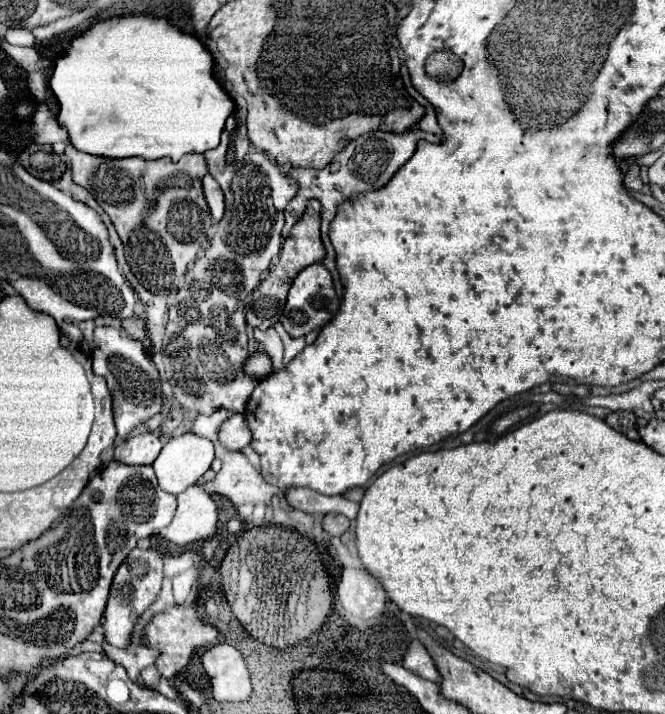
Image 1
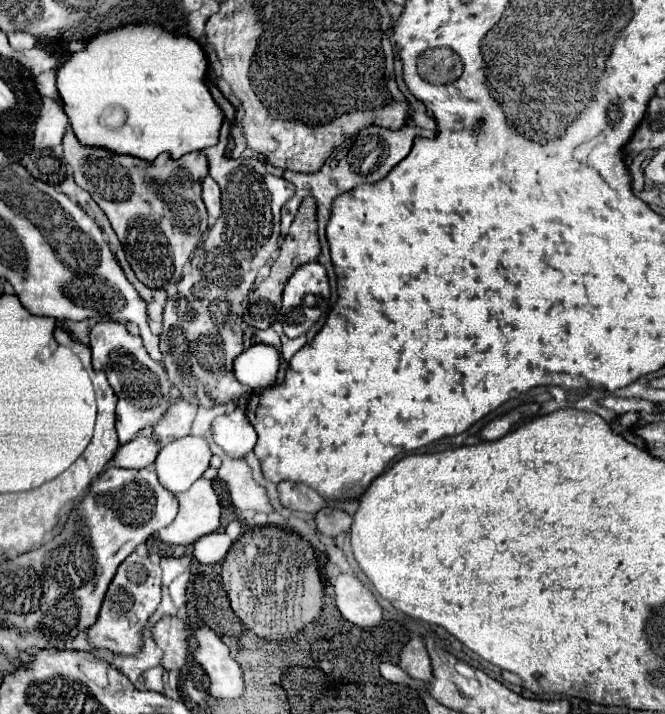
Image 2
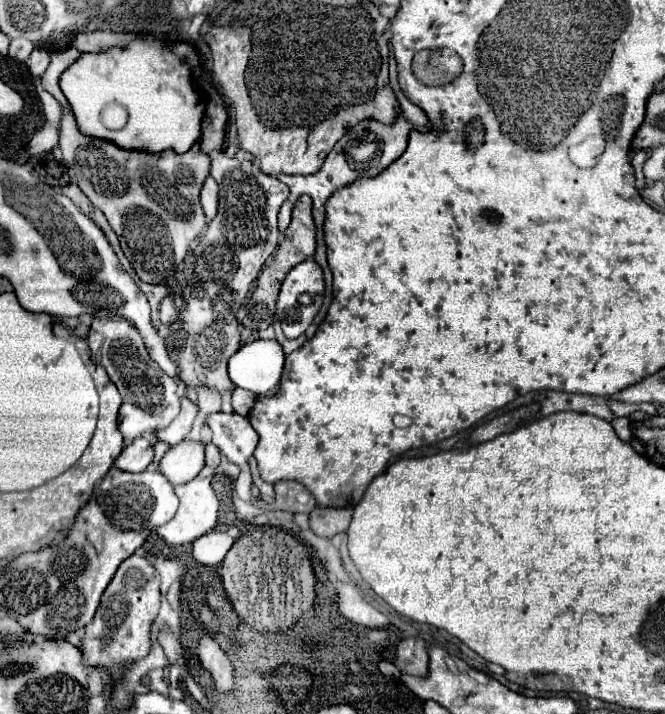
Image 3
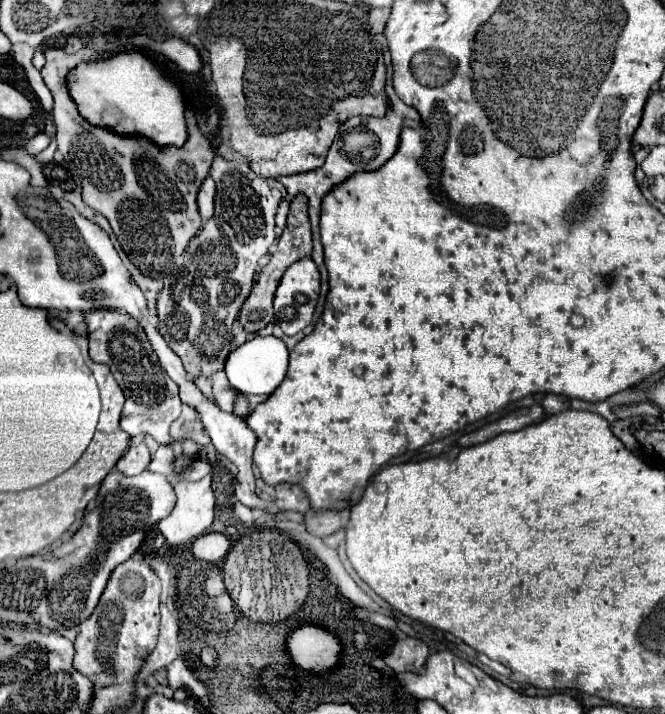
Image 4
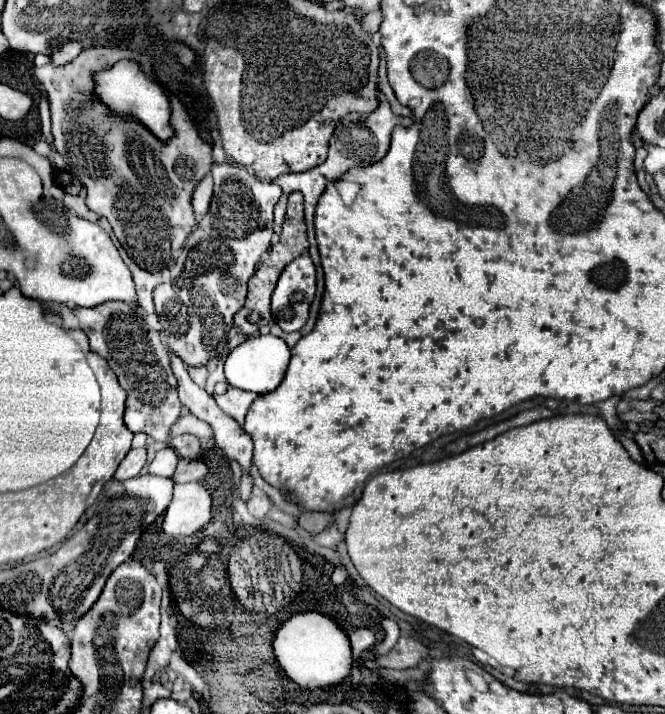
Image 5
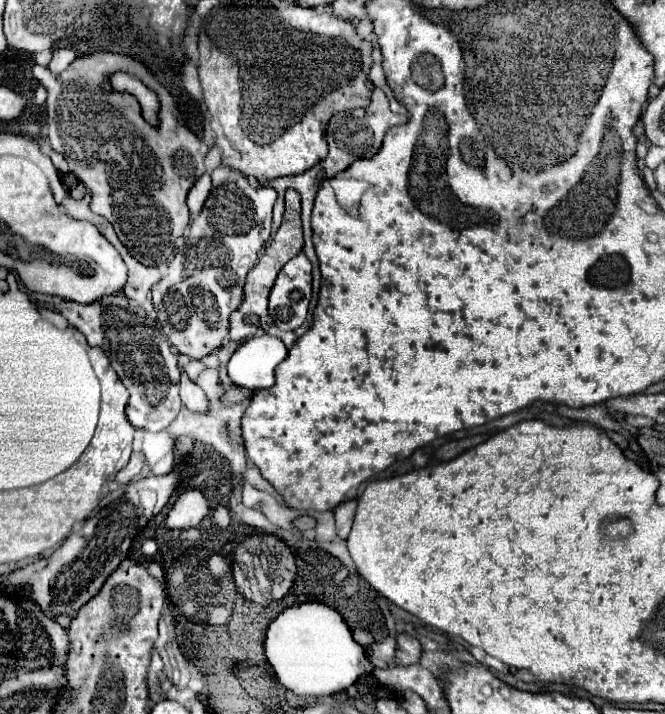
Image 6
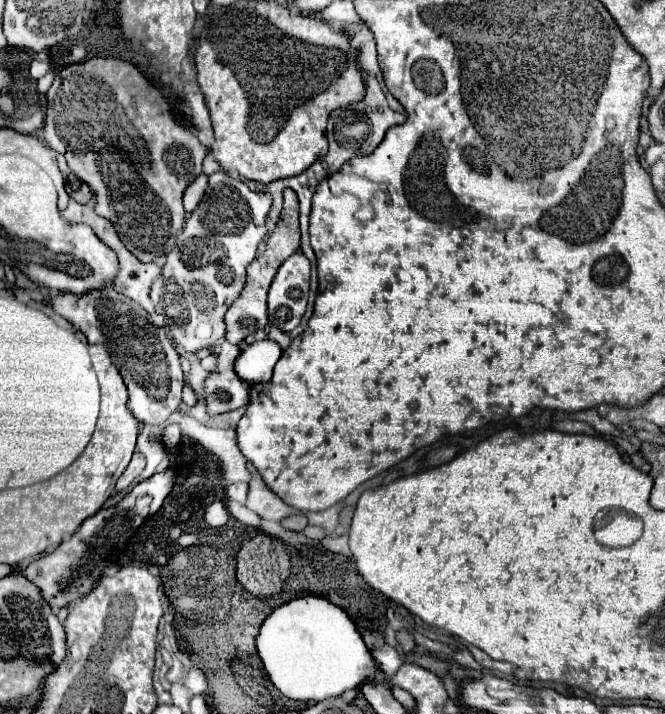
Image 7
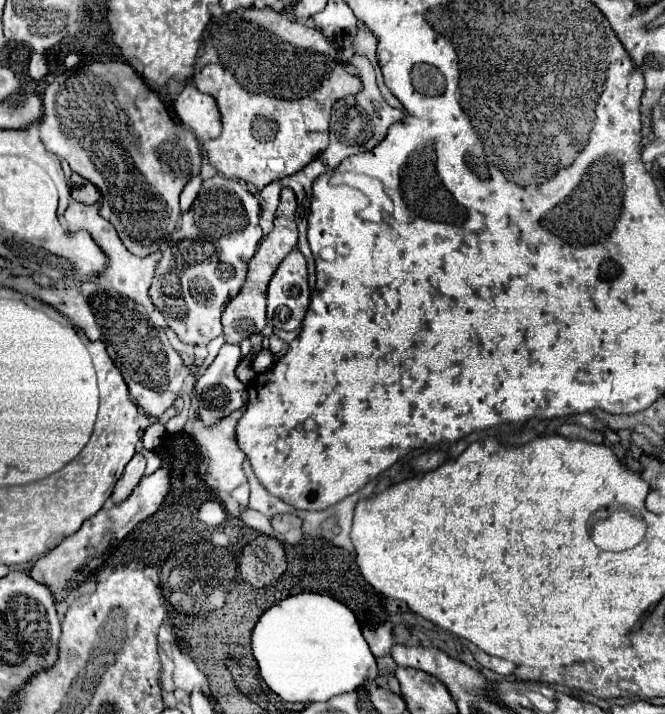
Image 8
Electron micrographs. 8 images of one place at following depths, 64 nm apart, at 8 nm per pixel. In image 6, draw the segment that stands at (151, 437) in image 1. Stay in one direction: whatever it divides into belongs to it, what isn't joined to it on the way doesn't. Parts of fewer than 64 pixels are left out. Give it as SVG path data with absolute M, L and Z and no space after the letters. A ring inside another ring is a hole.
M134 452L132 458L130 458L130 462L128 462L128 466L124 470L120 470L120 474L116 476L116 482L120 486L126 486L132 478L136 478L142 472L142 468L144 468L144 456L138 454L138 452Z

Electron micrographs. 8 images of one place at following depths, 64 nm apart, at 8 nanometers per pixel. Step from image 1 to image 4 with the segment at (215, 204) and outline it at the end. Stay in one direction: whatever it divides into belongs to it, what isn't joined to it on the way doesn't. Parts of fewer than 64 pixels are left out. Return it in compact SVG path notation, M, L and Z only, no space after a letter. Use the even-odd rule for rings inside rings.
M208 176L202 186L200 186L200 192L198 192L198 212L202 216L202 220L208 220L214 212L214 192L216 192L216 186L214 186L214 180Z

